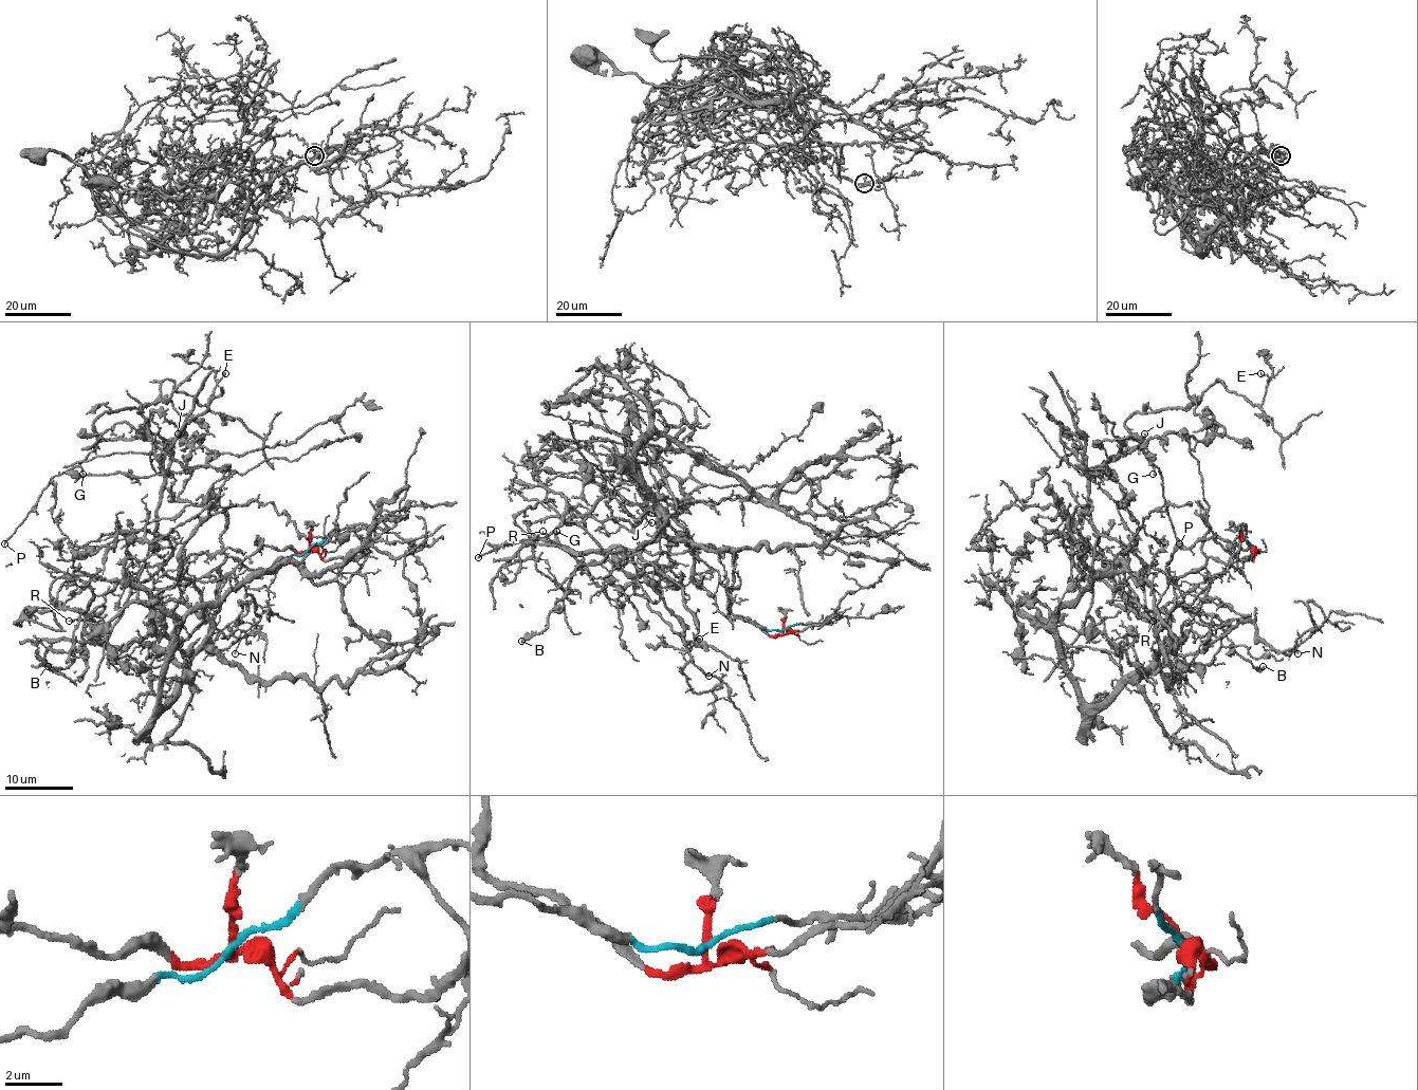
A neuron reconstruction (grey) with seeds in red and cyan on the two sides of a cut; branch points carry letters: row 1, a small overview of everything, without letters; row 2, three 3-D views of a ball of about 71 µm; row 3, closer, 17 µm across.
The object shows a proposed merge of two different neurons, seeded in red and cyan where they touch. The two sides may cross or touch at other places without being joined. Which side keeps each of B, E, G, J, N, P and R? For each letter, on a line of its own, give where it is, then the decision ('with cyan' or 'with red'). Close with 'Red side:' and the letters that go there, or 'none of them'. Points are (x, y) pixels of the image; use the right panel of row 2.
B: (1263, 666) | with cyan
E: (1260, 373) | with red
G: (1153, 474) | with red
J: (1144, 433) | with red
N: (1297, 653) | with cyan
P: (1179, 543) | with red
R: (1153, 621) | with cyan
Red side: E, G, J, P

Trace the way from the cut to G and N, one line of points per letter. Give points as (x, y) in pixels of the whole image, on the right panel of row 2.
G: (1251, 548), (1197, 539), (1166, 567), (1173, 584), (1098, 533), (1088, 476), (1125, 449), (1117, 437), (1153, 475)
N: (1251, 548), (1239, 570), (1211, 556), (1178, 578), (1159, 662), (1248, 621), (1297, 653)

